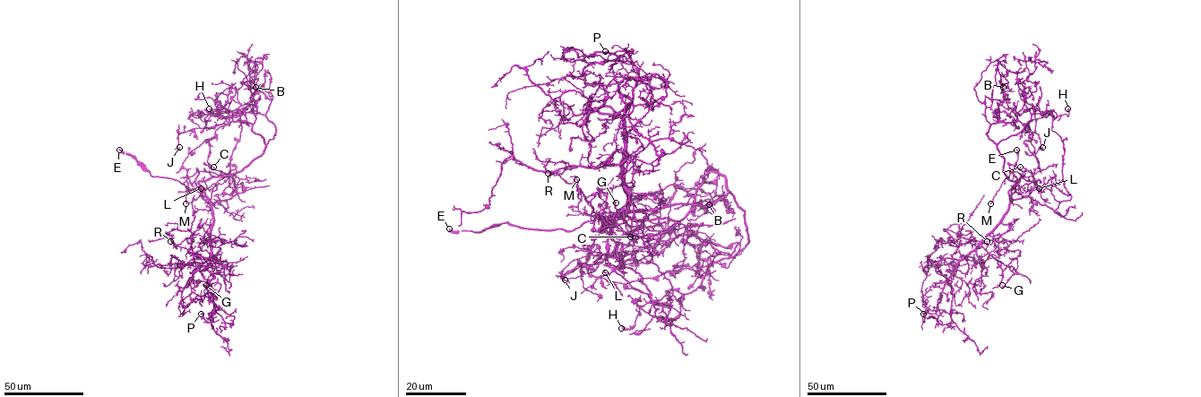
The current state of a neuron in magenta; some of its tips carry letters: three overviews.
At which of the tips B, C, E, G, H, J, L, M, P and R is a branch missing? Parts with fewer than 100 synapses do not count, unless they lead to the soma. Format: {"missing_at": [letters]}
{"missing_at": ["E"]}

